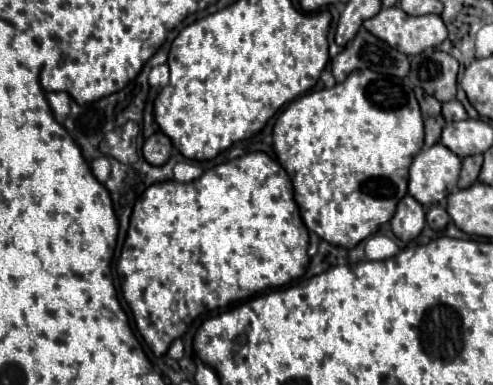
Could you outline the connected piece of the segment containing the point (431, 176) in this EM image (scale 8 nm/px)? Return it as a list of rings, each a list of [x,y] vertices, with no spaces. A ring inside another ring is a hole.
[[[442,143],[420,151],[410,165],[408,193],[422,205],[442,203],[456,191],[460,163],[462,159]]]

